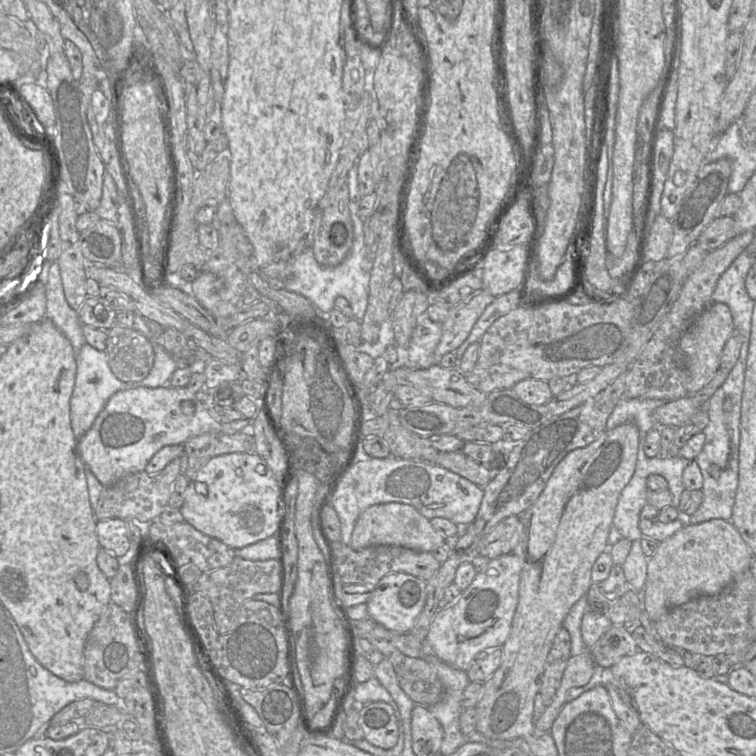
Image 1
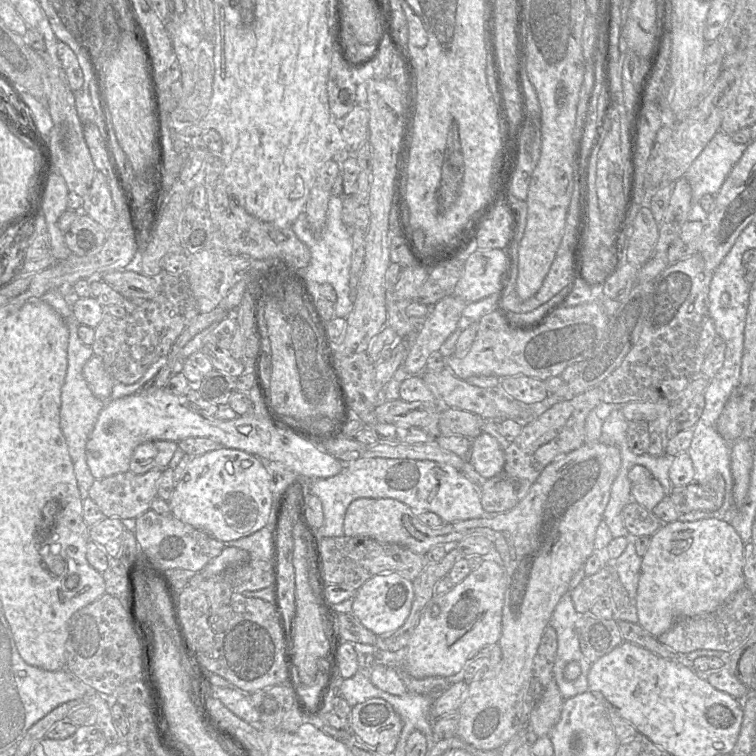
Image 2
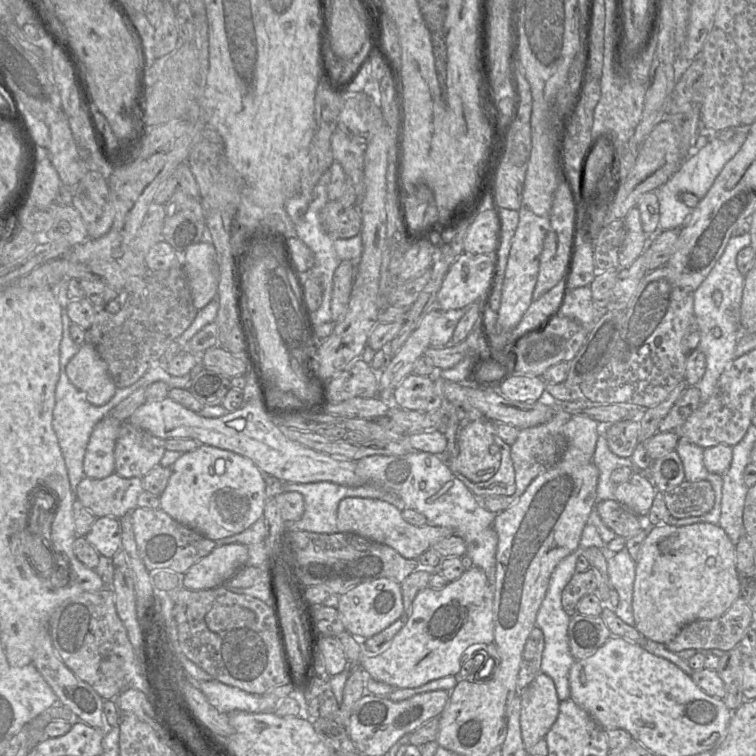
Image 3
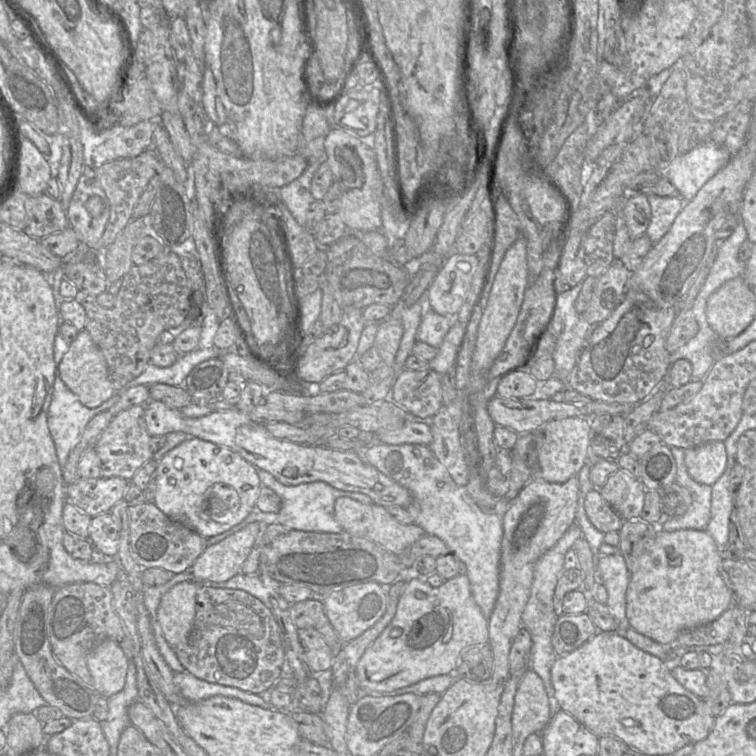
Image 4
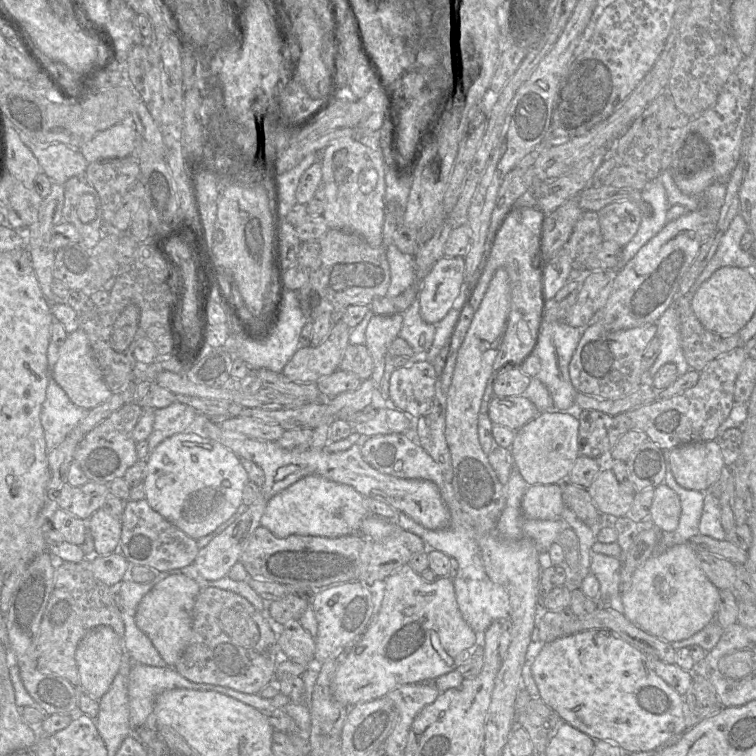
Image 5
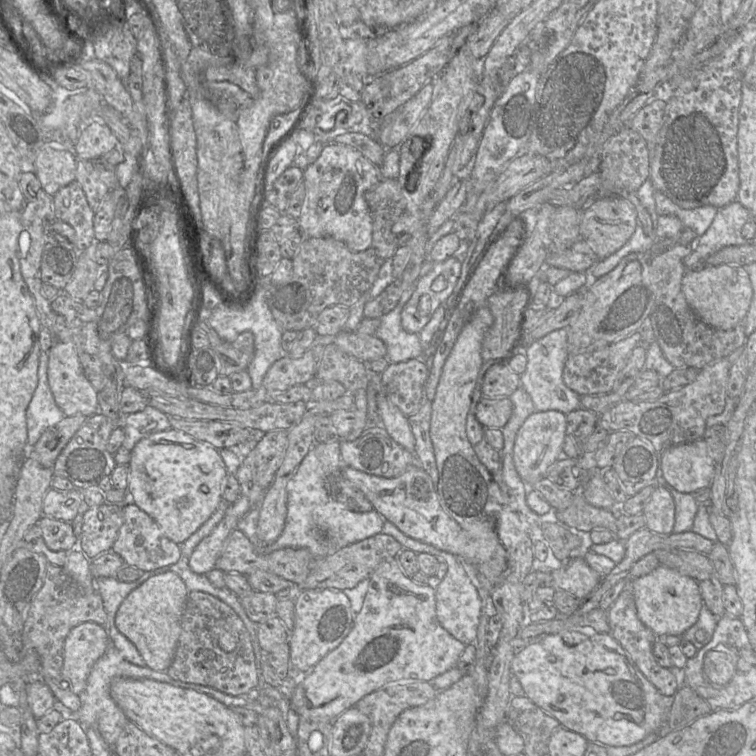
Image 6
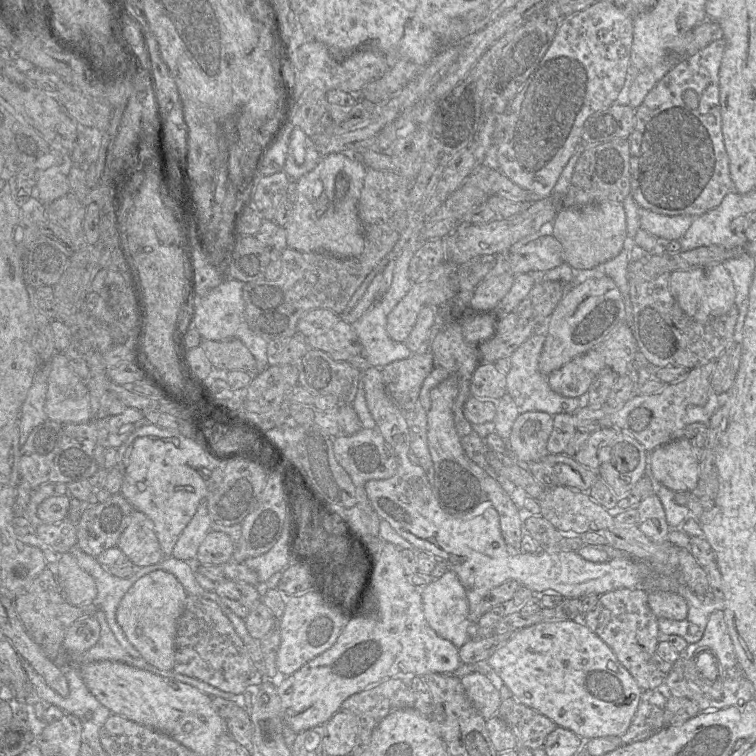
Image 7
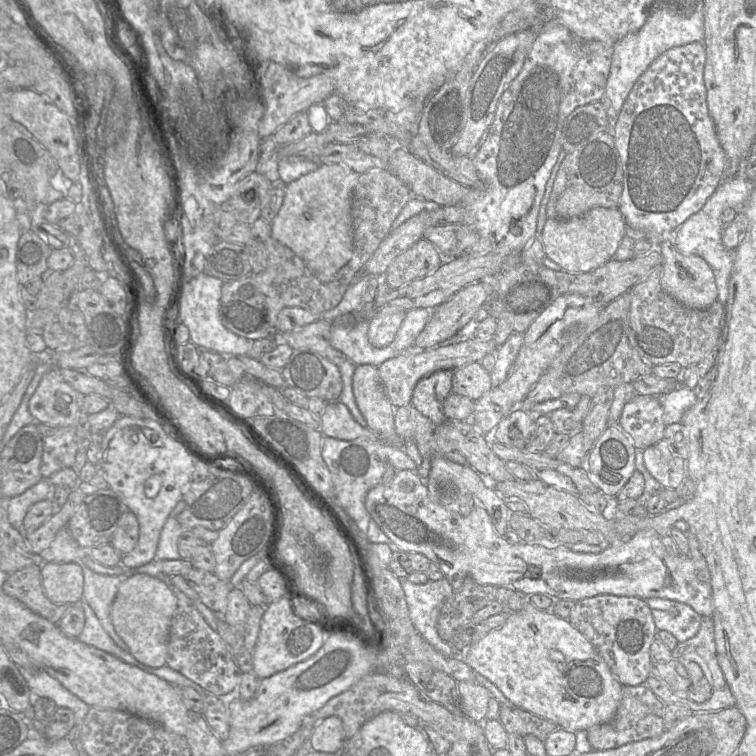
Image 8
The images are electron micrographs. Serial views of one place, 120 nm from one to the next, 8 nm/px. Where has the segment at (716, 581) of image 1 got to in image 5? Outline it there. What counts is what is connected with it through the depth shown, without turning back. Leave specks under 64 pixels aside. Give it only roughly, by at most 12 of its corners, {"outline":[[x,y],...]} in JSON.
{"outline":[[688,542],[650,556],[623,614],[680,641],[715,620],[719,591]]}

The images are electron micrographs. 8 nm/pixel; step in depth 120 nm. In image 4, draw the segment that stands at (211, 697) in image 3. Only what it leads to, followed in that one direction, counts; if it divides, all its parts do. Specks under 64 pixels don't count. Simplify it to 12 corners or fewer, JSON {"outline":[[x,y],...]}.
{"outline":[[188,671],[174,673],[181,696],[198,702],[211,696],[237,698],[277,710],[259,694],[207,682]]}

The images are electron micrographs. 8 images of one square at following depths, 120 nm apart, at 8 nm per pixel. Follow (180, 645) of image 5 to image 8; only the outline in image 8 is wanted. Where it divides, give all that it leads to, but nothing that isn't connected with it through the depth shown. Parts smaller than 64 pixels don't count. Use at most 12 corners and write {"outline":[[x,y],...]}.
{"outline":[[155,576],[119,587],[112,623],[127,652],[166,665],[178,599]]}

